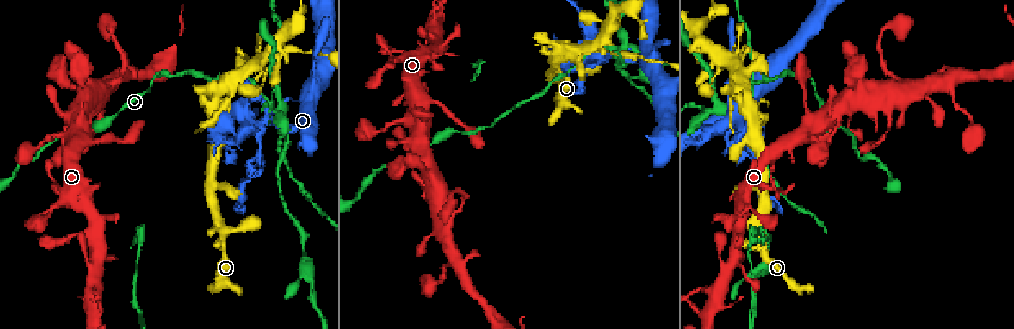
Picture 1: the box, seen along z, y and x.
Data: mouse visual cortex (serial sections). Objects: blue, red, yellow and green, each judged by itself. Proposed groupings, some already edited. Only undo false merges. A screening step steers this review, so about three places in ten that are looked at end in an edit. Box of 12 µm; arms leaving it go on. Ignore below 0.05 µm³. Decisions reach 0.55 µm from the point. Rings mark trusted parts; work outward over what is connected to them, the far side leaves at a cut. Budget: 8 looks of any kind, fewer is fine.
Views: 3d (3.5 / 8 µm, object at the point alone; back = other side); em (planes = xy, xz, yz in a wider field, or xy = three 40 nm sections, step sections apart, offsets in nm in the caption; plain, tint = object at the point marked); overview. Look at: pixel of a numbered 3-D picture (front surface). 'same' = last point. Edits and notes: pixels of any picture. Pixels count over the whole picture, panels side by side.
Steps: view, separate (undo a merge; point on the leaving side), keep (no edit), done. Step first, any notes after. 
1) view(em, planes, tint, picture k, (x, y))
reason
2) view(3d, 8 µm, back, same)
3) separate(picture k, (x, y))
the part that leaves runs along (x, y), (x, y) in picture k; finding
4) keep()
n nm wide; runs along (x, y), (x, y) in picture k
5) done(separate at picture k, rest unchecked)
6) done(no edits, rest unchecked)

view(3d, 3.5 µm, picture 1, (830, 112))

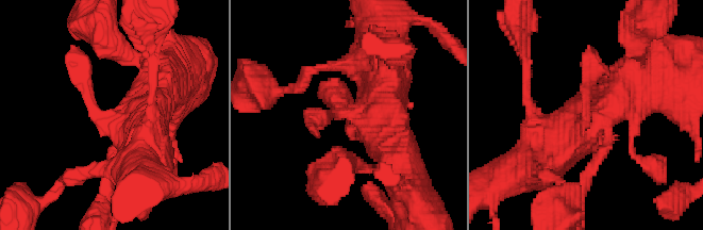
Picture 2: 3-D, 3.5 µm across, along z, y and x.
view(em, xy, step 5, tint, picture 2, (591, 114))
shape alone is not enough

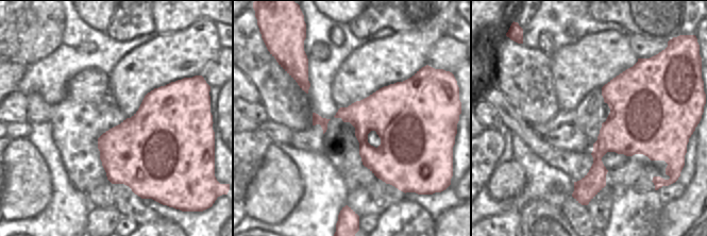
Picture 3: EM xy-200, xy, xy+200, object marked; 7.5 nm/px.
keep()
runs along (532, 166), (635, 84) in picture 2; continuous, no second cell

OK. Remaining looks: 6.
view(3d, 8 µm, picture 1, (737, 83))
arms run side by side

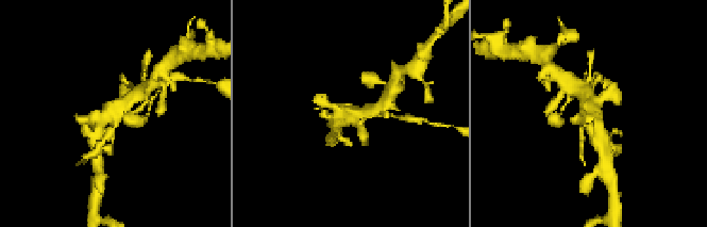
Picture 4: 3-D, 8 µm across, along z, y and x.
view(3d, 3.5 µm, picture 4, (113, 112))

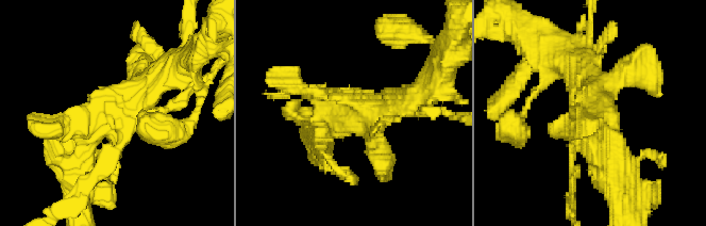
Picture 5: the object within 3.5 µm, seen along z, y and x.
view(em, xy, step 2, tint, picture 5, (113, 113))

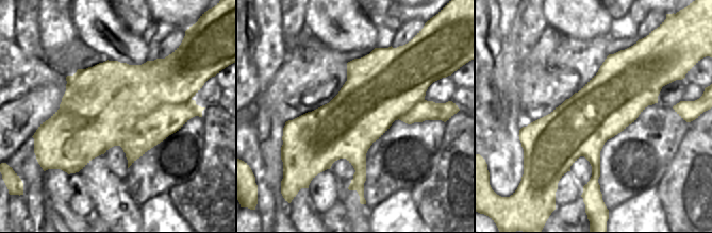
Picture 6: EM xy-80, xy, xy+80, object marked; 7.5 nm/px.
separate(picture 5, (106, 171))
border along (192, 100), (122, 148) in picture 6; a second cell is stuck on

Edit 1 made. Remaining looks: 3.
view(overview)

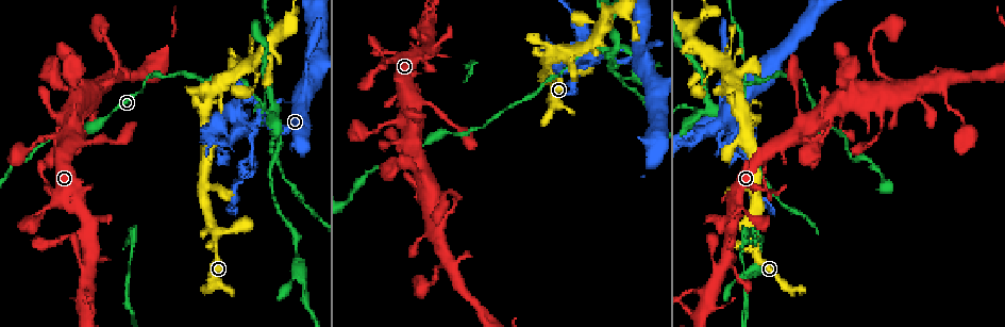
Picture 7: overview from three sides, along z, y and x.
view(3d, 8 µm, picture 7, (44, 207))
three arms meet

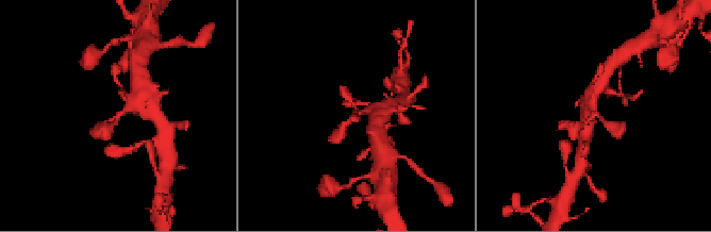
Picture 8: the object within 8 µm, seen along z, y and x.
view(3d, 3.5 µm, picture 8, (360, 112))

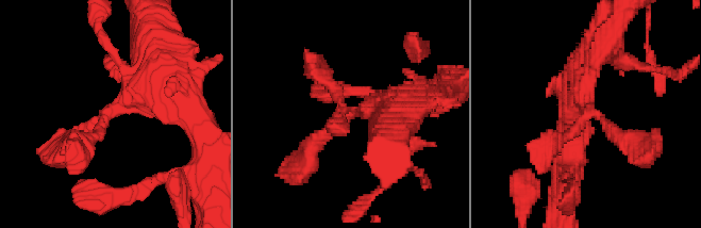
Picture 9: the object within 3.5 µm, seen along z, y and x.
keep()
3 arms; arms of 200, 250, 450 nm; runs along (155, 60), (139, 86), (70, 145) in picture 9; one cell here

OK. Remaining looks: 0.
done(separate at picture 5, rest unchecked)

